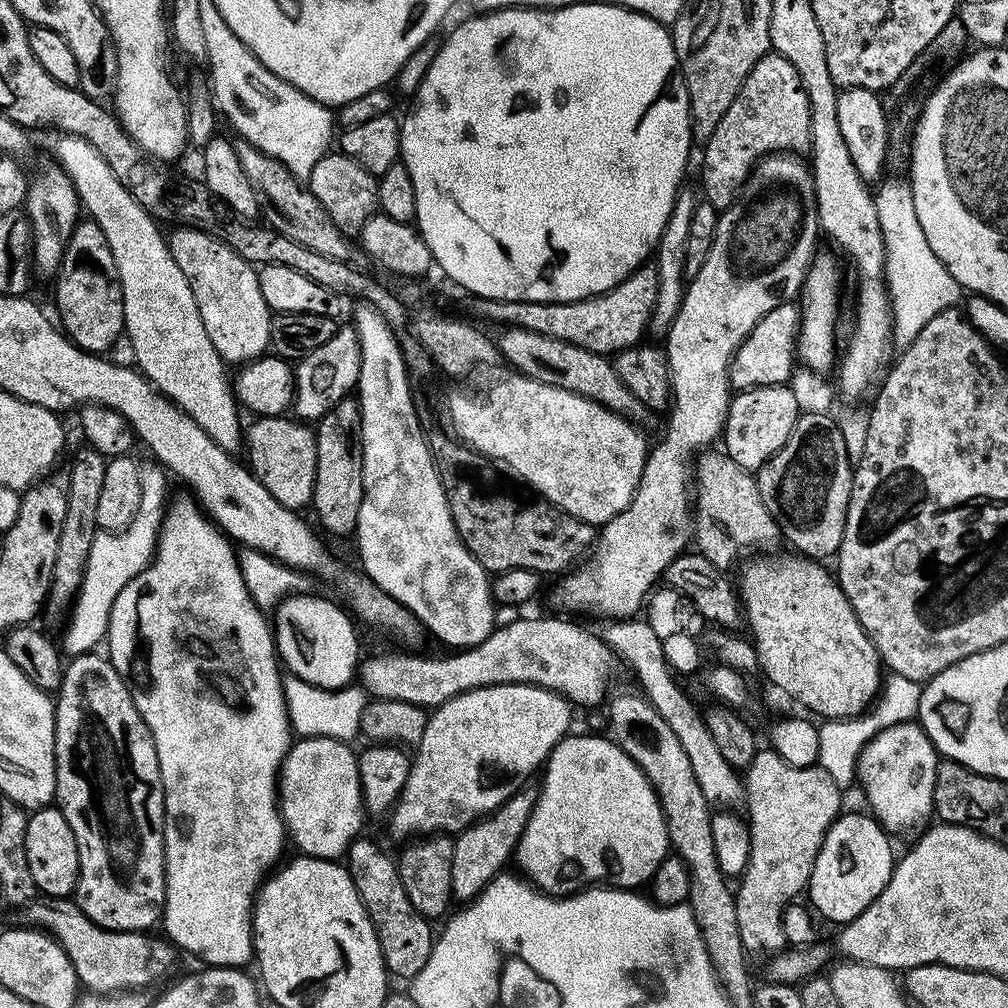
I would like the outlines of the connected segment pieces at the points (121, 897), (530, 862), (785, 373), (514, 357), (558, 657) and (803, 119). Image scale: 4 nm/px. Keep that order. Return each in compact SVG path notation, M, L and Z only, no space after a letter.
M93 650L83 656L71 657L70 663L65 667L64 677L60 679L58 695L55 697L56 705L56 799L60 813L70 822L70 830L74 830L74 842L78 842L78 882L74 893L74 901L98 926L110 931L144 932L152 930L159 925L164 911L166 898L166 862L164 861L164 787L162 774L158 766L158 750L142 714L132 701L132 689L127 680L118 674L107 655Z
M569 734L554 746L542 768L544 785L539 785L536 805L514 853L514 864L521 868L519 871L539 891L557 898L603 881L600 879L604 872L620 872L618 884L625 890L639 889L639 884L651 881L670 852L664 811L644 771L607 735L588 735L592 736Z
M785 302L774 306L766 318L738 346L728 367L728 382L733 389L761 388L775 384L787 385L792 367L797 367L796 338L800 334L800 309L795 303Z
M508 326L501 332L503 333L497 335L496 341L503 363L508 363L512 367L509 369L515 370L519 375L546 382L546 386L570 390L582 398L596 400L637 426L655 422L657 413L638 402L634 394L630 394L626 382L618 378L618 370L609 357L594 354L594 350L582 350L582 346L574 346L573 343L562 342L561 339L550 338L549 335L538 334L525 328Z
M528 616L525 620L501 623L492 629L491 634L481 644L448 654L452 656L372 656L369 660L367 657L358 669L358 684L369 697L410 702L425 710L435 710L463 692L495 684L533 684L565 696L576 706L600 703L603 705L609 695L608 683L612 680L612 671L615 670L616 663L618 664L618 657L612 647L595 631L587 632L570 621L573 619L560 616Z
M781 56L762 57L742 82L734 102L730 102L730 110L722 114L718 130L703 145L704 165L700 168L703 199L718 210L729 208L758 160L773 154L792 154L800 150L796 148L807 149L809 130L810 102L798 70Z

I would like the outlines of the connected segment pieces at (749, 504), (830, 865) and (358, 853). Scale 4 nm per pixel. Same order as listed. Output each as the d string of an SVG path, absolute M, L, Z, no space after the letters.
M701 451L694 460L694 544L700 547L697 548L699 555L706 557L712 565L728 570L732 563L735 565L741 557L748 554L743 552L748 552L751 548L768 550L775 540L781 539L781 534L770 510L766 510L766 502L762 502L762 494L758 494L755 475L738 466L738 462L734 462L734 458L730 458L727 452L712 451Z
M847 812L837 816L830 826L818 850L806 889L806 896L812 899L811 907L826 919L833 920L836 926L849 924L858 918L858 914L862 914L862 910L882 894L894 867L889 833L871 815Z
M357 838L348 847L346 867L352 874L358 898L362 898L362 906L366 906L366 914L376 928L384 965L393 977L401 976L404 982L408 982L420 973L430 958L434 928L432 932L429 917L414 910L414 902L410 902L406 889L402 887L397 861L393 857L391 860L374 841L364 839Z

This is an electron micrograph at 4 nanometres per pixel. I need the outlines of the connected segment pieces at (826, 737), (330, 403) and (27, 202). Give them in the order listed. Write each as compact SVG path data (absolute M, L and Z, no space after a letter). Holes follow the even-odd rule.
M889 675L883 681L878 699L867 712L849 719L843 726L837 726L832 722L825 723L828 724L826 726L823 725L823 743L820 745L818 764L826 770L826 774L830 774L830 778L834 778L834 782L841 790L847 789L847 784L857 779L860 749L867 741L886 728L909 723L919 713L921 691L921 685L917 681ZM844 726L845 728L840 728Z
M337 327L334 338L306 354L295 365L296 394L294 412L305 422L318 422L337 402L345 399L348 392L360 383L360 339L355 327Z
M49 162L49 164L42 165L36 173L34 171L31 173L22 211L32 228L30 259L35 271L55 273L64 256L68 240L82 216L78 194L59 164Z

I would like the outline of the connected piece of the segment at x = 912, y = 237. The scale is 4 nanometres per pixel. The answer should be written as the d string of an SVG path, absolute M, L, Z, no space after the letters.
M903 179L887 180L879 185L880 189L875 189L874 195L884 243L884 284L888 287L888 301L892 307L892 342L897 349L903 350L918 338L922 326L926 326L930 318L961 303L962 289L938 254L930 250L918 214L914 214L911 187Z

